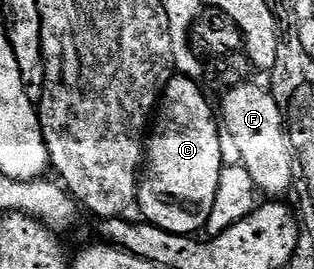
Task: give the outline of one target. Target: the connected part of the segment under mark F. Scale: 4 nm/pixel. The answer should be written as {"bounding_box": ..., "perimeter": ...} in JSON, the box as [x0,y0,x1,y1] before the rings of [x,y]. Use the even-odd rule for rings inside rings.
{"bounding_box":[221,84,297,199],"perimeter":[[[251,84],[233,85],[222,94],[221,125],[229,141],[231,136],[239,152],[238,160],[249,171],[256,190],[260,194],[268,193],[268,198],[275,199],[290,187],[295,173],[297,177],[297,158],[287,135],[285,114],[275,102],[275,96],[264,86],[262,89]]]}

